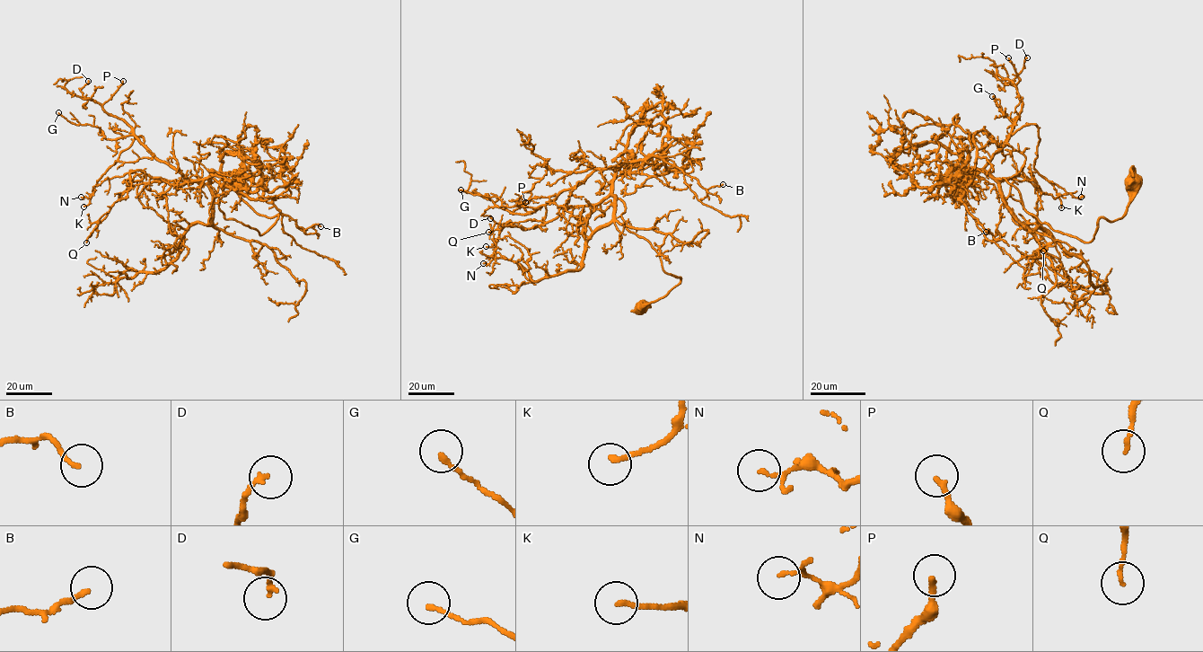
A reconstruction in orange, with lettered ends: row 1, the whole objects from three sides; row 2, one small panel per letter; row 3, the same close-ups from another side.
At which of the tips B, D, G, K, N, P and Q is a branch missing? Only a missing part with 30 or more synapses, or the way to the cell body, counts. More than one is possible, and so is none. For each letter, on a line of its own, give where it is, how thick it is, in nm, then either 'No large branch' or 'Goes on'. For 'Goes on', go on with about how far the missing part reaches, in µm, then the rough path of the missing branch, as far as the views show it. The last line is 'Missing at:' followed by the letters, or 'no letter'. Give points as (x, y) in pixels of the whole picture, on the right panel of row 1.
B: Place: (986, 232). Thickness 160 nm. No large branch
D: Place: (1027, 57). Thickness 170 nm. No large branch
G: Place: (992, 96). Thickness 170 nm. No large branch
K: Place: (1061, 207). Thickness 180 nm. No large branch
N: Place: (1081, 197). Thickness 110 nm. No large branch
P: Place: (1008, 57). Thickness 200 nm. No large branch
Q: Place: (1043, 251). Thickness 130 nm. No large branch
Missing at: no letter

